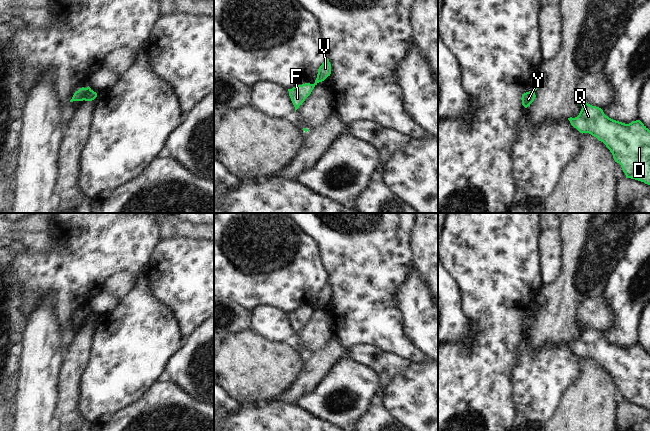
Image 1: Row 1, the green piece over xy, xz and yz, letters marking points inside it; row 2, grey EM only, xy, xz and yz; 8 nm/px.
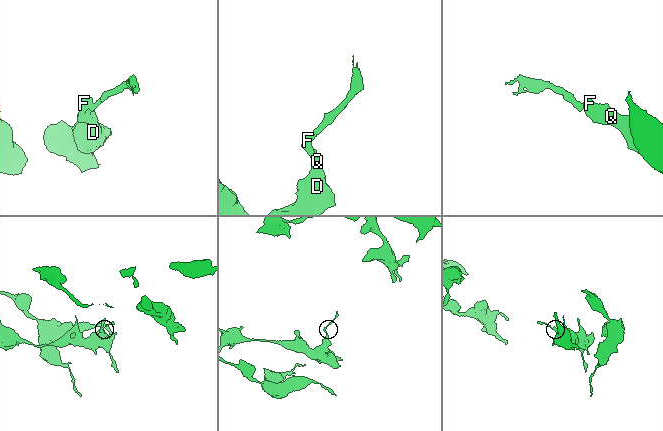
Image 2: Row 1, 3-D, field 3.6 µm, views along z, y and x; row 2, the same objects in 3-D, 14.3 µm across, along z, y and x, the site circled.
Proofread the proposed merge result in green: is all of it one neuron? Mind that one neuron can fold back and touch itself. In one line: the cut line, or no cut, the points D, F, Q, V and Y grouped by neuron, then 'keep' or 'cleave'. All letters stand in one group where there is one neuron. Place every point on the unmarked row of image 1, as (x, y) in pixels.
cut xy (90, 313), (83, 323); groups D F Q / V Y; cleave

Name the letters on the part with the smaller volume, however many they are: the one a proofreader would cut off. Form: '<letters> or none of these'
V, Y

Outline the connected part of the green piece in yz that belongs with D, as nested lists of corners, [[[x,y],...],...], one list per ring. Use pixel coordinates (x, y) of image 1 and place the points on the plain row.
[[[580,324],[582,333],[575,342],[568,342],[571,349],[580,357],[589,357],[603,366],[613,379],[615,386],[622,391],[626,402],[635,403],[650,409],[650,354],[640,345],[625,348],[606,340],[599,331]]]

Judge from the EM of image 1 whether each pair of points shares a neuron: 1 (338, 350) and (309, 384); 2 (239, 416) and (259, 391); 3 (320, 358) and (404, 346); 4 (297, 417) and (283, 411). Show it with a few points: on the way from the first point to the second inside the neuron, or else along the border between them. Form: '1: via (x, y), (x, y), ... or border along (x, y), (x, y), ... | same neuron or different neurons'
1: via (329, 357), (311, 375) | same neuron
2: border along (248, 404), (250, 405) | different neurons
3: border along (333, 334), (347, 349) | different neurons
4: via (294, 417), (289, 417), (286, 414) | same neuron

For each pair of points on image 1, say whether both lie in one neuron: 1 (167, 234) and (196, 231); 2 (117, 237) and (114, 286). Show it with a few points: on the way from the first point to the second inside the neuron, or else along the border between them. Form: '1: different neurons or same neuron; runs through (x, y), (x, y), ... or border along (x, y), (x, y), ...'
1: same neuron; runs through (174, 231), (189, 231)
2: different neurons; border along (136, 273), (116, 272), (107, 278), (101, 289)

